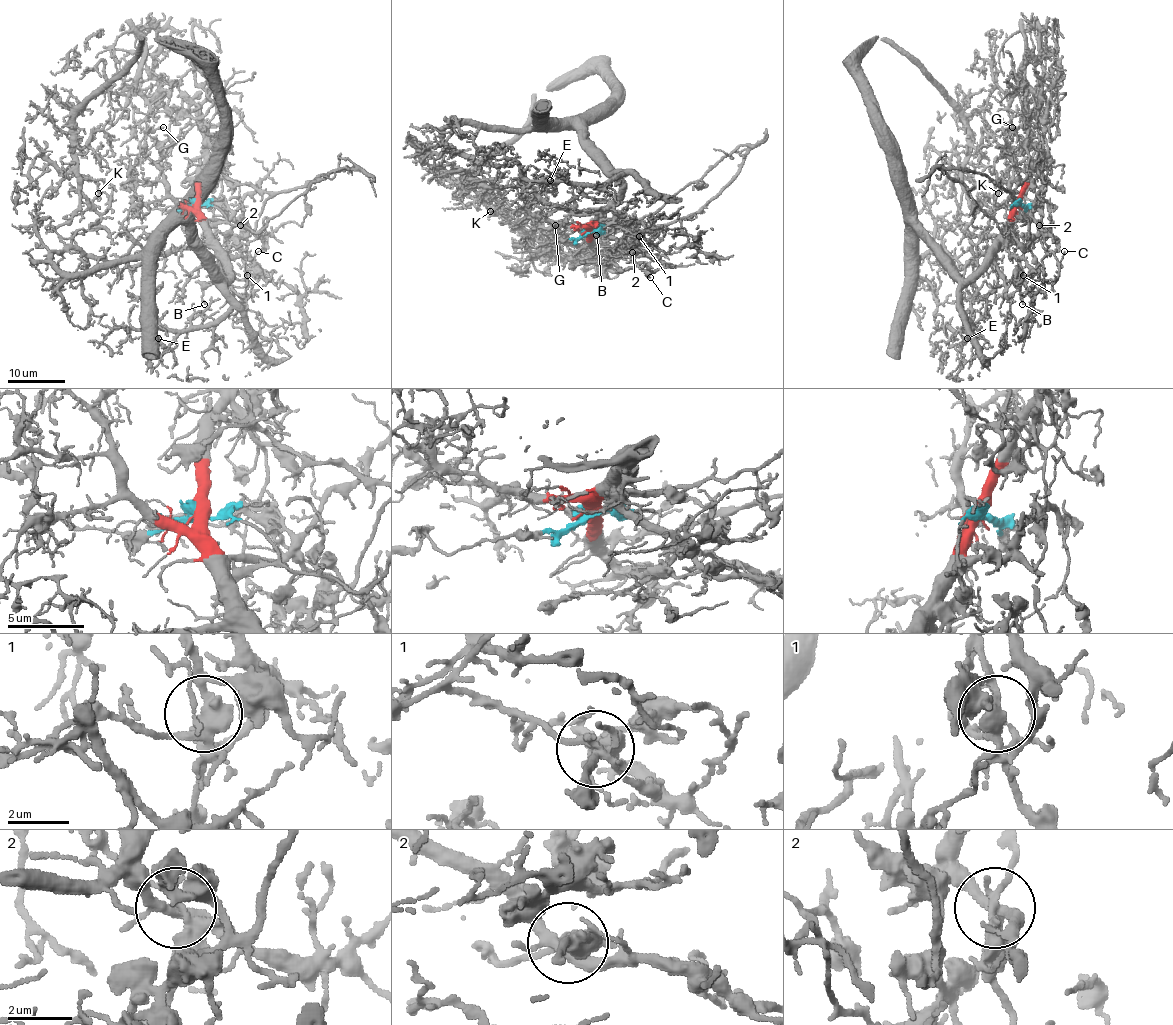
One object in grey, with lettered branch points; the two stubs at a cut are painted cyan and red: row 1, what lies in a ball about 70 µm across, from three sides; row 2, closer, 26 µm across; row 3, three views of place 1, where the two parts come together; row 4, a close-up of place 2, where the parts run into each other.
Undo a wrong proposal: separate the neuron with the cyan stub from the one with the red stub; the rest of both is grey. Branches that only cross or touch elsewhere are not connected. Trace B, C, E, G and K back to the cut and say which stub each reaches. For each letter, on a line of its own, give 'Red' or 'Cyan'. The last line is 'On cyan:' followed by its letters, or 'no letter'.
B: Cyan
C: Cyan
E: Red
G: Red
K: Red
On cyan: B, C

